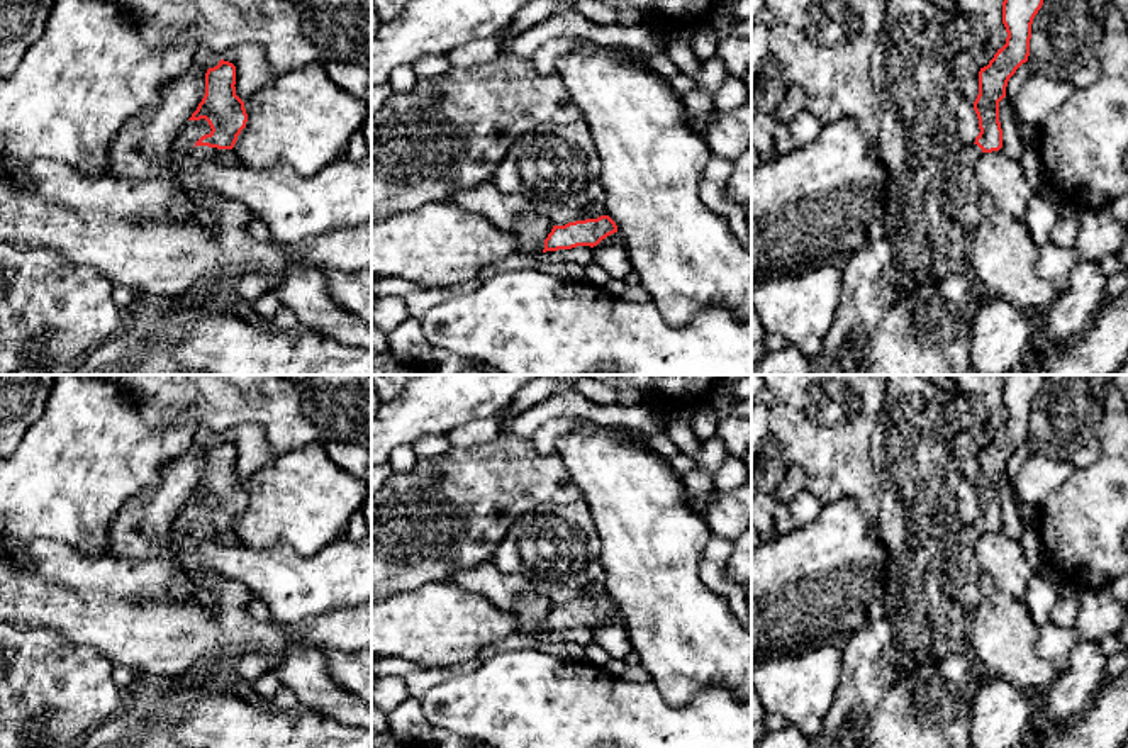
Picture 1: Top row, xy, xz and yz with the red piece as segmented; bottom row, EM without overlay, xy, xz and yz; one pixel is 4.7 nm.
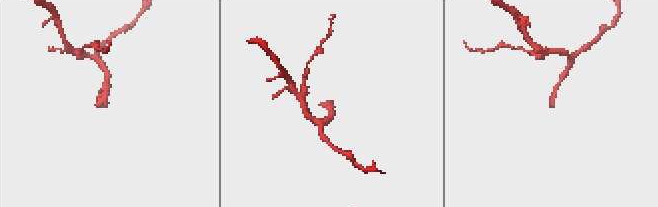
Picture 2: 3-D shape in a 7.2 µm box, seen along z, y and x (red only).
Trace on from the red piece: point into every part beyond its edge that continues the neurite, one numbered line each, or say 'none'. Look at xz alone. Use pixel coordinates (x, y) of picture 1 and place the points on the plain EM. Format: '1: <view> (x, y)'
1: xz (596, 591)

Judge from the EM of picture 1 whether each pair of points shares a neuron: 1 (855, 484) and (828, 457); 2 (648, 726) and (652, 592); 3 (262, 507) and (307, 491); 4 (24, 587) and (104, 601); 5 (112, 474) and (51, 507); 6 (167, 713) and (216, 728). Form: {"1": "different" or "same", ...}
{"1": "same", "2": "different", "3": "same", "4": "same", "5": "same", "6": "different"}

